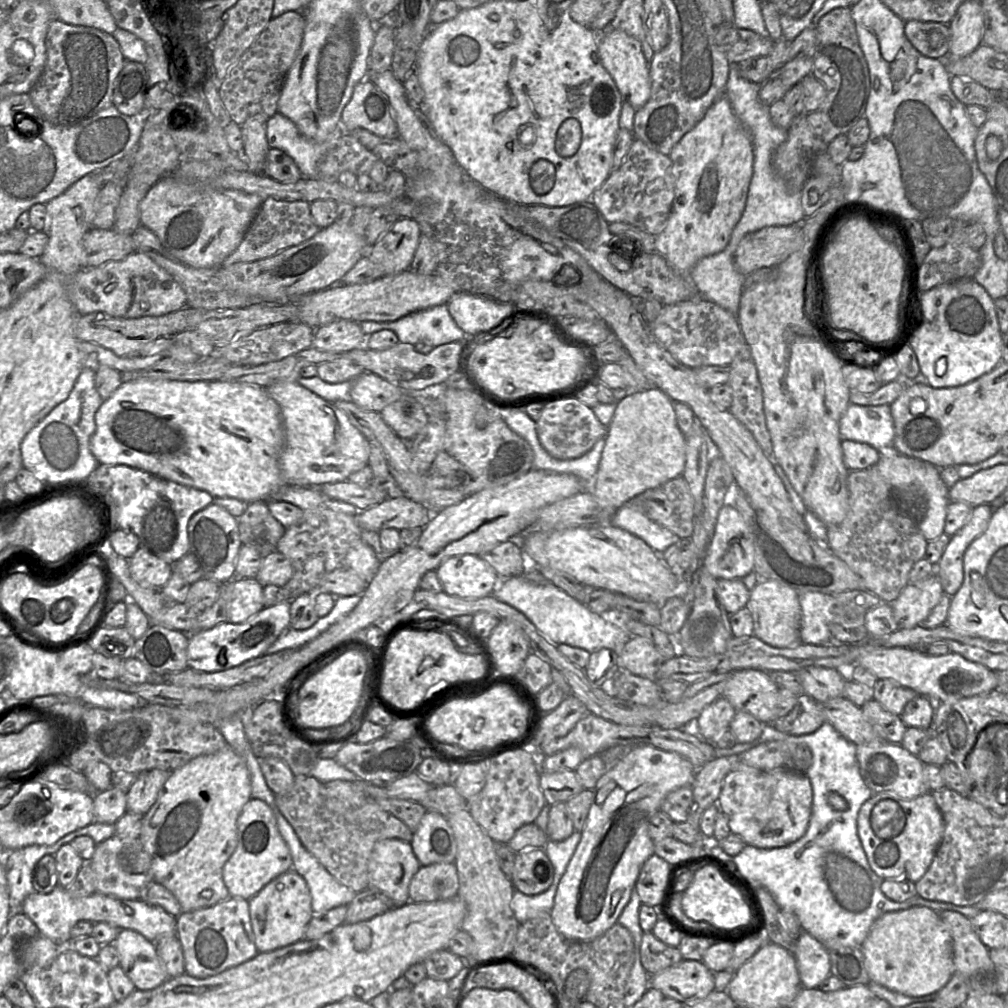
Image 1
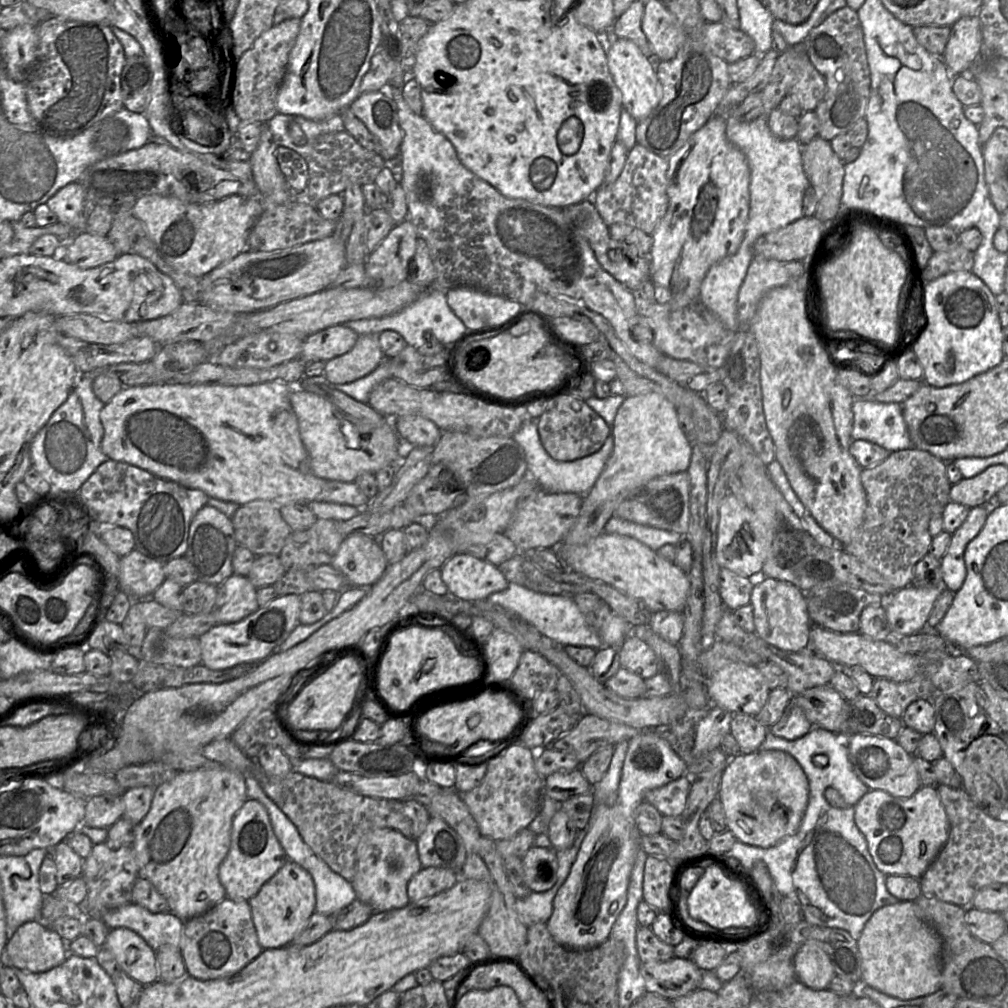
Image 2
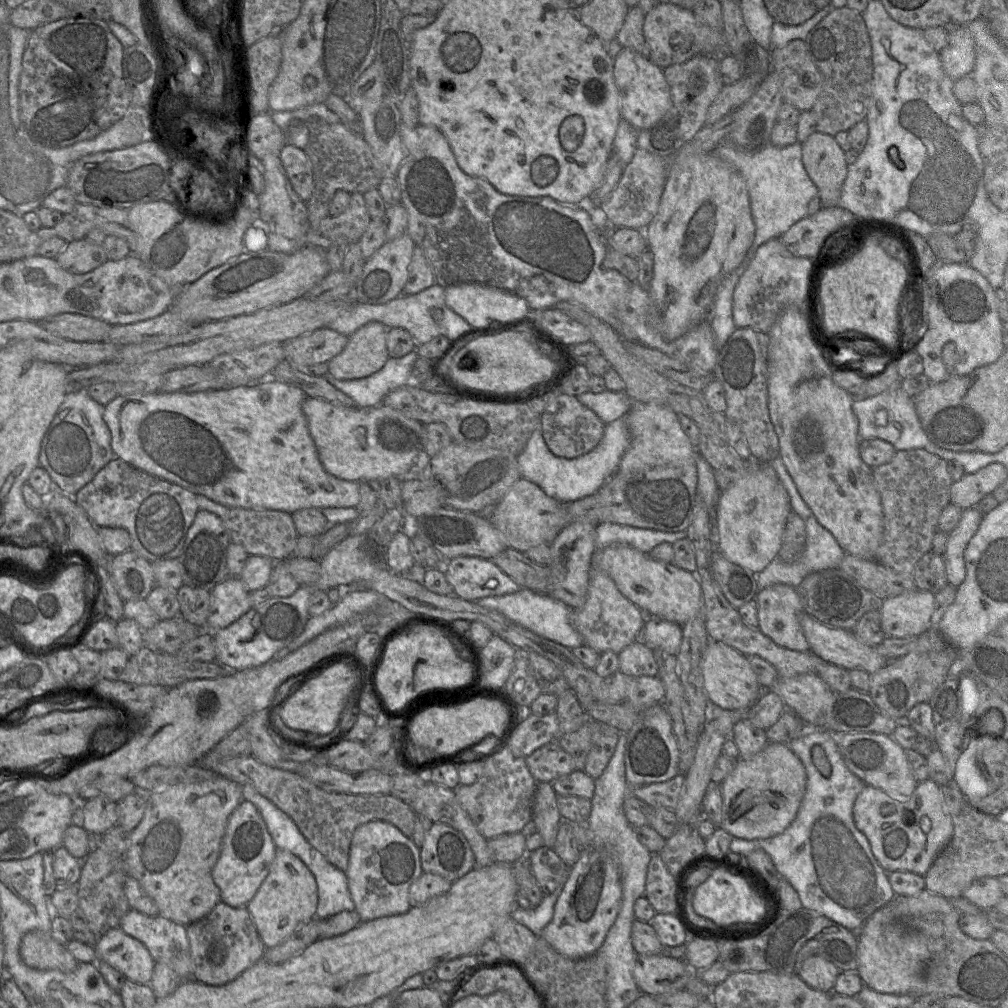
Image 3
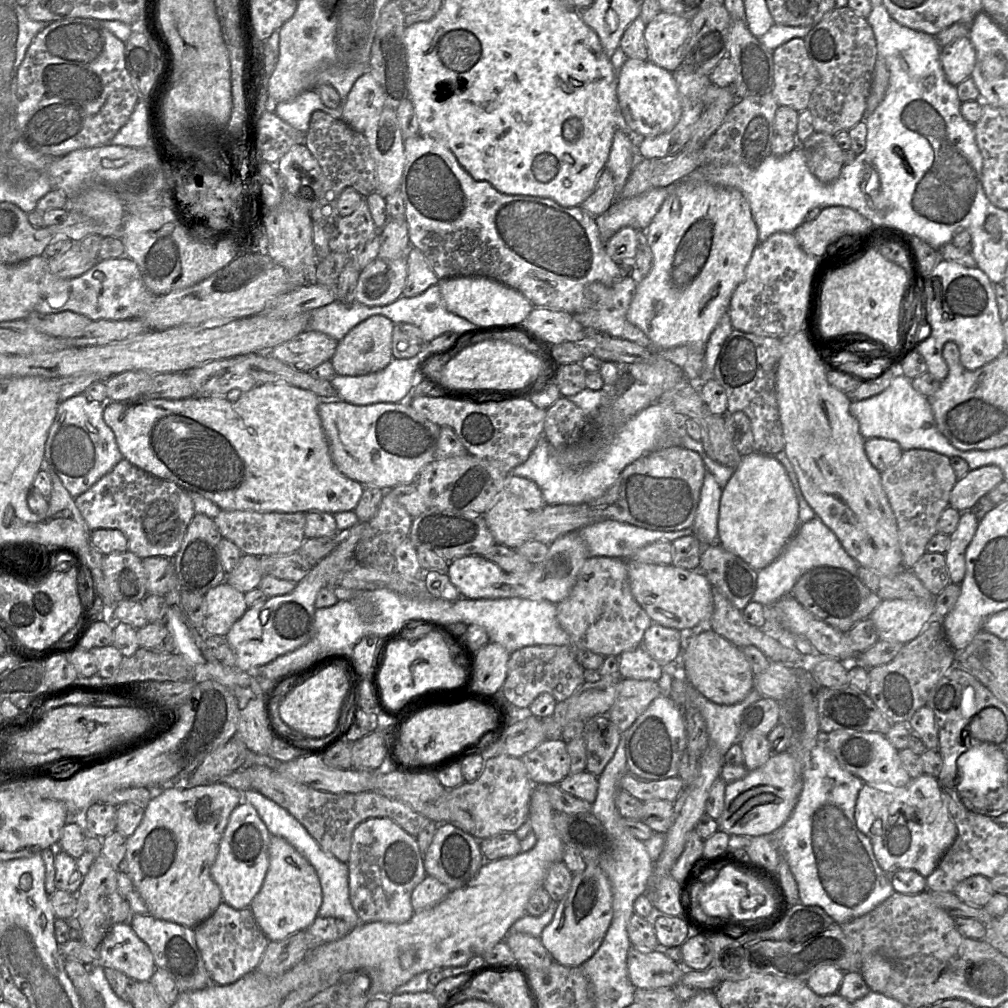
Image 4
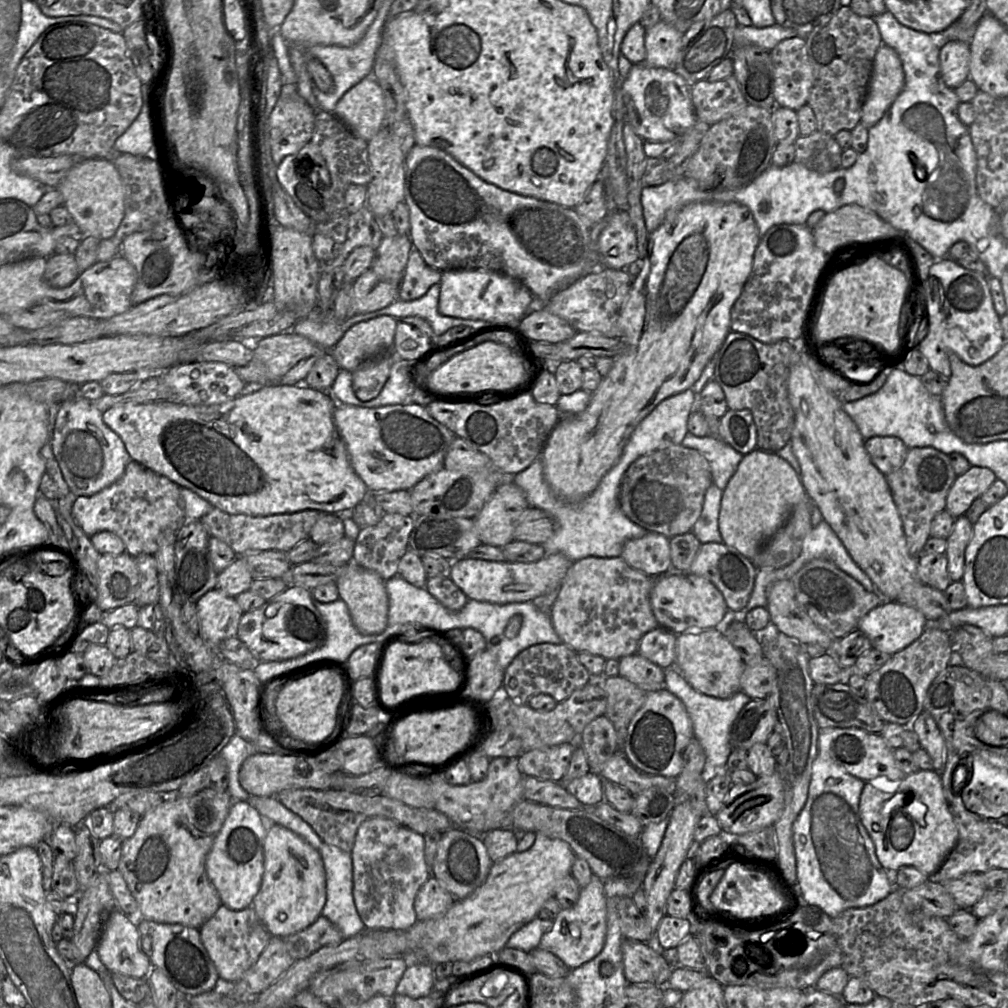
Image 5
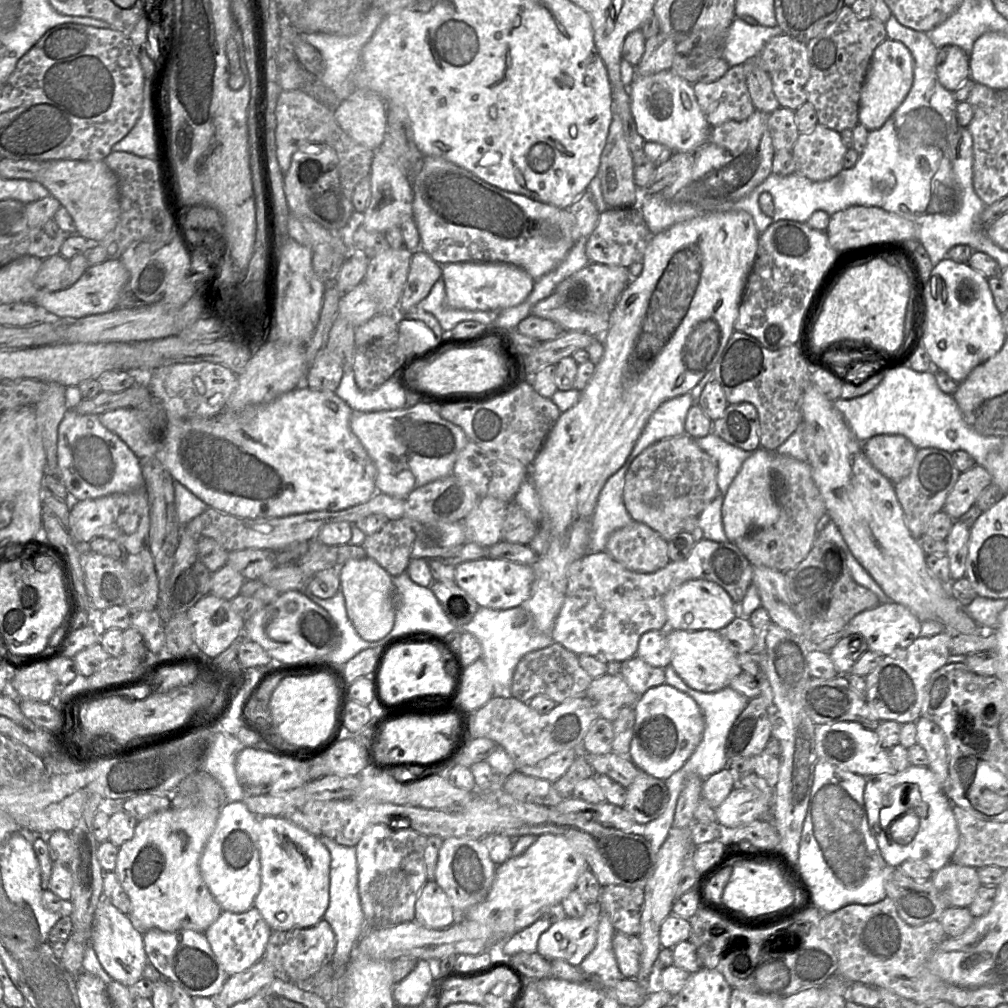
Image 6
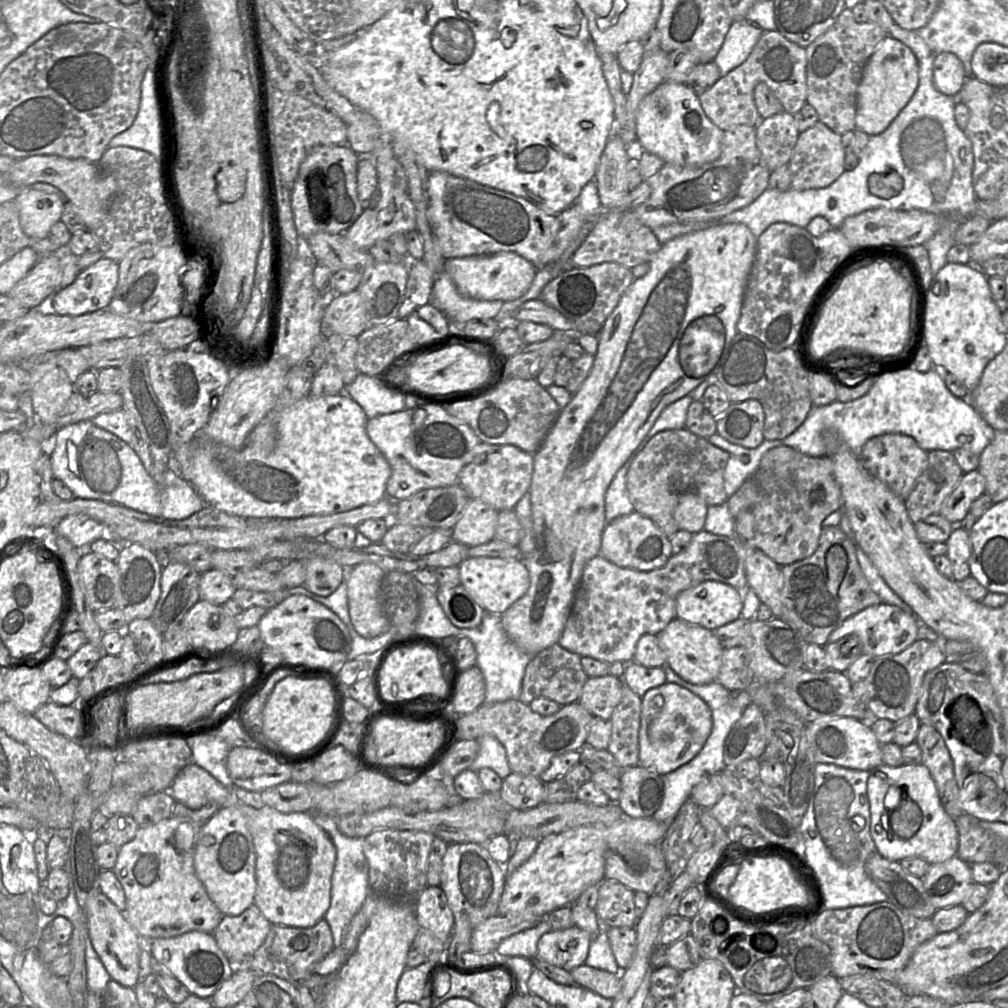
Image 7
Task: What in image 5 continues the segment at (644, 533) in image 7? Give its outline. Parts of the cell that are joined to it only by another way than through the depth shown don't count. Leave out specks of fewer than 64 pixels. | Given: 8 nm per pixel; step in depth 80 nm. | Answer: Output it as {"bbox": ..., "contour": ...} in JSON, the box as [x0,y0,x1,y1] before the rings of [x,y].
{"bbox":[620,531,672,577],"contour":[[[649,531],[641,538],[625,542],[620,557],[633,569],[651,577],[669,572],[672,568],[670,538]]]}

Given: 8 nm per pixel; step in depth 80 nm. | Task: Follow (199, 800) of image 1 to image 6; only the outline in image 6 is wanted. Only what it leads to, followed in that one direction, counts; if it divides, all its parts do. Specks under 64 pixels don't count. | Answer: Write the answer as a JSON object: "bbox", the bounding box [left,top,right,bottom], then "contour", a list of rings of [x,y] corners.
{"bbox":[114,803,222,933],"contour":[[[204,803],[182,810],[169,808],[139,821],[133,837],[119,847],[114,872],[131,902],[129,917],[142,932],[158,929],[164,932],[193,930],[204,933],[220,916],[222,909],[209,891],[199,868],[203,850],[216,827],[219,811]]]}

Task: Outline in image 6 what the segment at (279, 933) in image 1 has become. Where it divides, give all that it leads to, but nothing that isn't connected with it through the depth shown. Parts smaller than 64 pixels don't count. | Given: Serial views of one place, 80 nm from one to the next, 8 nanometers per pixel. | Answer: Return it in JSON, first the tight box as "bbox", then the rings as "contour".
{"bbox":[254,816,331,931],"contour":[[[284,816],[258,817],[256,822],[260,859],[260,889],[254,899],[271,931],[314,926],[329,905],[331,857],[326,846],[314,835]]]}

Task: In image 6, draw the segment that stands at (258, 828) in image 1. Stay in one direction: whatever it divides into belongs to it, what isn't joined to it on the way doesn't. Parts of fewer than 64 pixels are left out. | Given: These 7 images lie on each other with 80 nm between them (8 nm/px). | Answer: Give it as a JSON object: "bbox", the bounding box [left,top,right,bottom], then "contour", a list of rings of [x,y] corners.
{"bbox":[199,801,260,913],"contour":[[[228,801],[219,811],[216,827],[199,861],[202,877],[222,911],[242,913],[253,907],[260,889],[257,816],[243,802]]]}

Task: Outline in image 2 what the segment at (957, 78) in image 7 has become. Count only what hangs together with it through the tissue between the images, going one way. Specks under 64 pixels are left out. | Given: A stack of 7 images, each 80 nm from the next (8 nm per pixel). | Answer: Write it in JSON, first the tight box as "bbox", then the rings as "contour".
{"bbox":[943,16,983,76],"contour":[[[964,16],[951,26],[950,37],[943,54],[953,76],[967,75],[972,64],[983,52],[981,22],[976,16]]]}

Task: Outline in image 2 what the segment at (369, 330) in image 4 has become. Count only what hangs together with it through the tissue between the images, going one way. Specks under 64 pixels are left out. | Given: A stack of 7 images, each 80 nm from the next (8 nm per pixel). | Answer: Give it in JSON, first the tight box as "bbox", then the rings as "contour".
{"bbox":[323,334,384,384],"contour":[[[379,334],[359,335],[350,351],[325,362],[323,376],[333,384],[350,383],[374,371],[384,359]]]}

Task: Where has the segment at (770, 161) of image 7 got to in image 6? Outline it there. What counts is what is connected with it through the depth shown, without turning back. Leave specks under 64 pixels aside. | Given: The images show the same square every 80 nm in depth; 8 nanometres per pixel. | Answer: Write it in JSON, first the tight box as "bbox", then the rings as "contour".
{"bbox":[768,107,800,152],"contour":[[[779,107],[768,115],[768,128],[775,152],[780,150],[792,151],[800,135],[795,111]]]}

